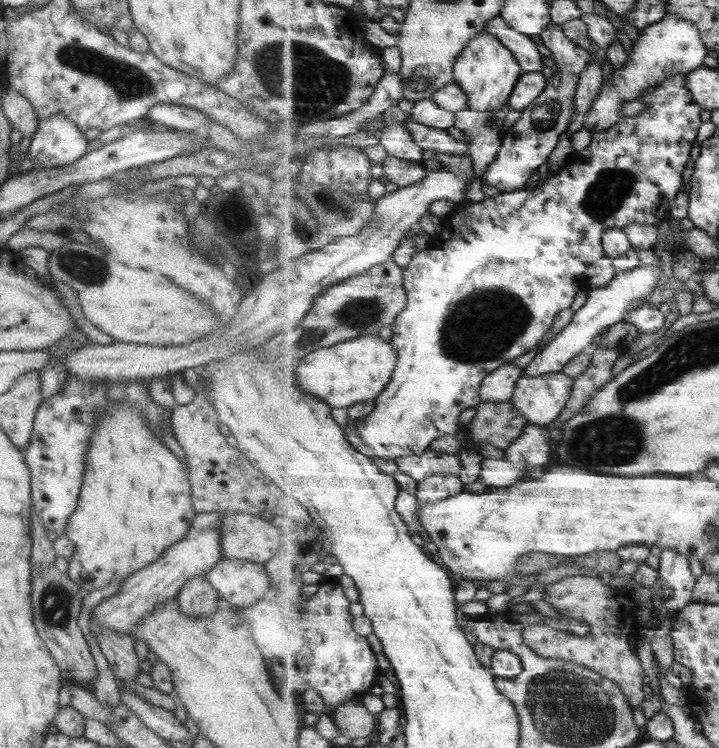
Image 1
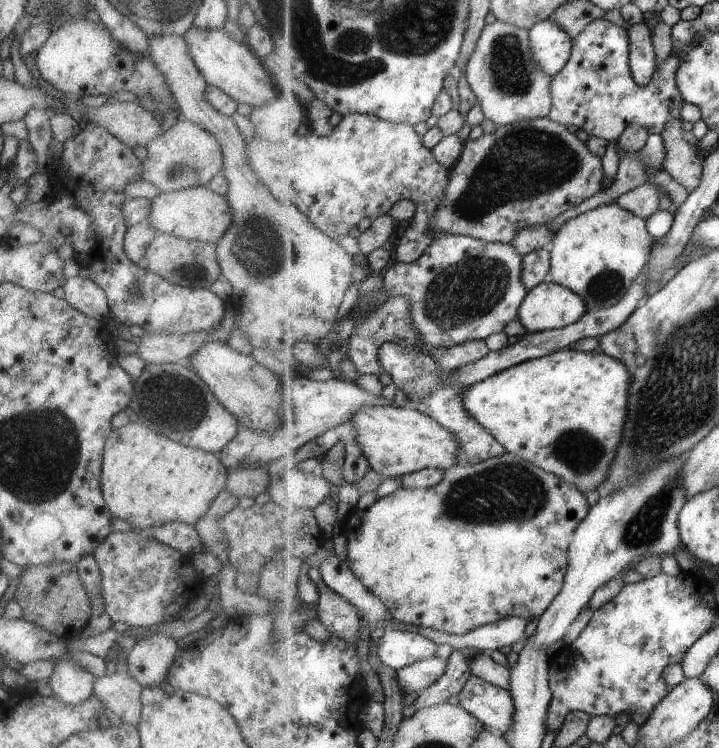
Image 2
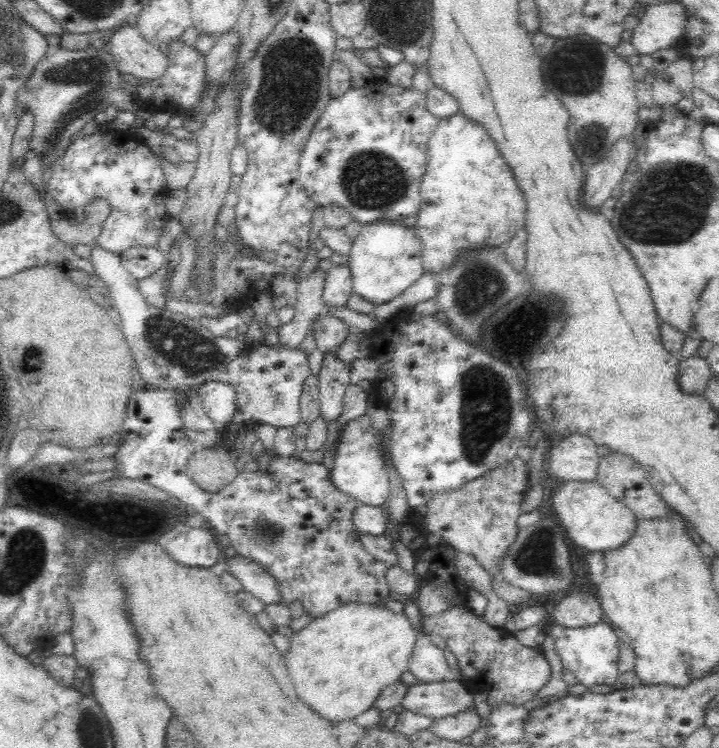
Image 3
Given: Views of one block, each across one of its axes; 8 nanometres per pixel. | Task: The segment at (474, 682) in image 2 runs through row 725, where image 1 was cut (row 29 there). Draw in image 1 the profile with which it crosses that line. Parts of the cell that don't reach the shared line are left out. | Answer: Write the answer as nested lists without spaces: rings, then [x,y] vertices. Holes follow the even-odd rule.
[[[501,15],[487,23],[486,32],[495,36],[518,59],[524,73],[541,72],[544,57],[537,50],[538,40],[514,30]]]

